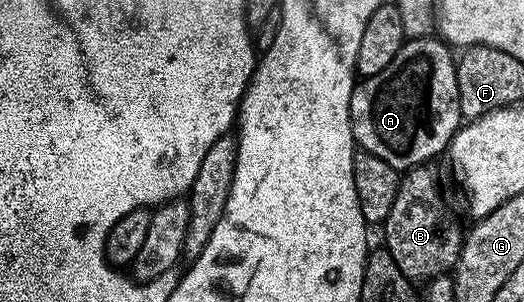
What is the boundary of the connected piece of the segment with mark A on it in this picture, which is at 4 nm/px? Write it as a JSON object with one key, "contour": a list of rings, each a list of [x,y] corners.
{"contour":[[[434,60],[399,63],[380,90],[354,96],[346,111],[348,142],[398,174],[429,165],[433,156],[443,155],[463,136],[455,81]]]}

